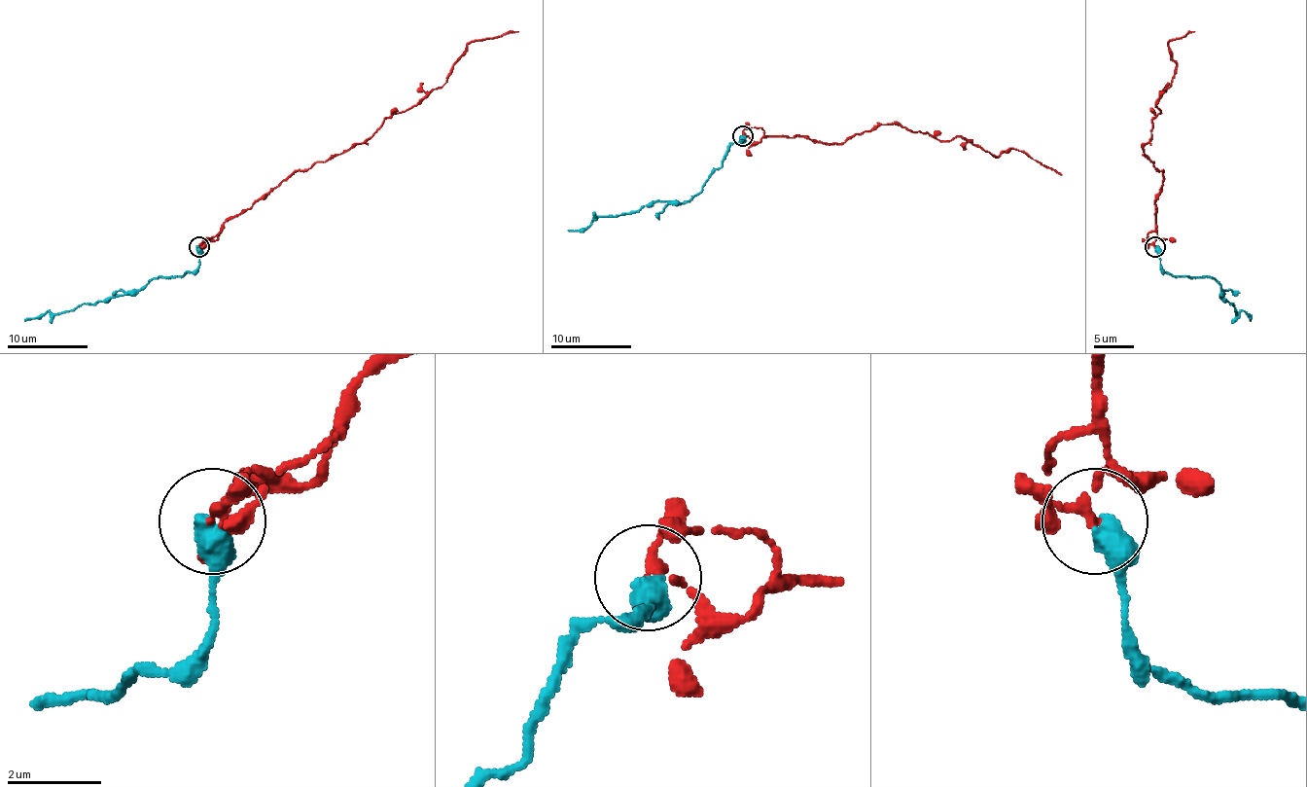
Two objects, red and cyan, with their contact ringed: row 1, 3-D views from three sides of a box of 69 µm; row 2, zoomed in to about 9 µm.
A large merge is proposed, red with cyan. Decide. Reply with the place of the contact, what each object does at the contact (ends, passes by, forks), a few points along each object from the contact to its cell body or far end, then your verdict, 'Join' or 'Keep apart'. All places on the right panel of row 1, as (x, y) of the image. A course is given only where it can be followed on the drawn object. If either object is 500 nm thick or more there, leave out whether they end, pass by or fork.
Place: (1155, 246). Course of red: (1154, 247), (1162, 170), (1145, 147), (1173, 82), (1169, 42), (1194, 32). Course of cyan: (1154, 247), (1162, 271), (1211, 277), (1220, 287), (1220, 297), (1231, 304), (1237, 313), (1243, 311), (1249, 321). Join

